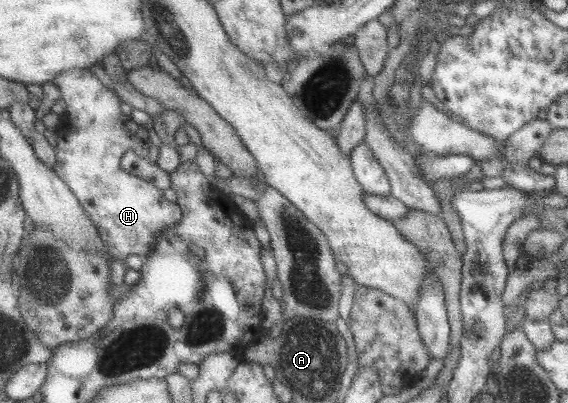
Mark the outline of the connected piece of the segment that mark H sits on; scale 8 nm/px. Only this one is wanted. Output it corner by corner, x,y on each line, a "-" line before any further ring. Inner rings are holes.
66,70
58,74
52,84
58,88
59,95
66,103
66,122
59,129
54,170
73,189
114,258
124,261
128,255
148,257
157,249
159,234
175,229
183,220
183,212
177,202
168,201
162,189
158,189
154,183
124,171
120,161
132,149
148,162
158,164
160,147
149,143
150,129
136,124
130,115
122,113
123,99
114,90
108,89
91,70

